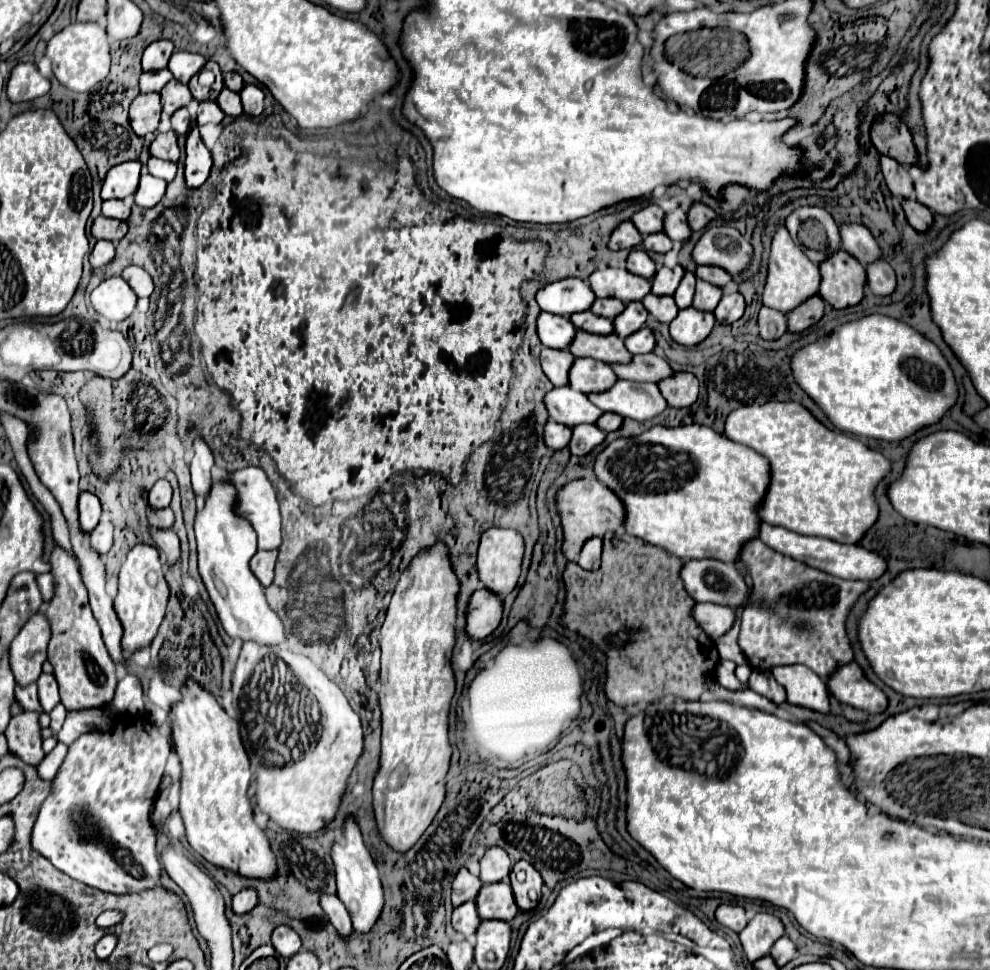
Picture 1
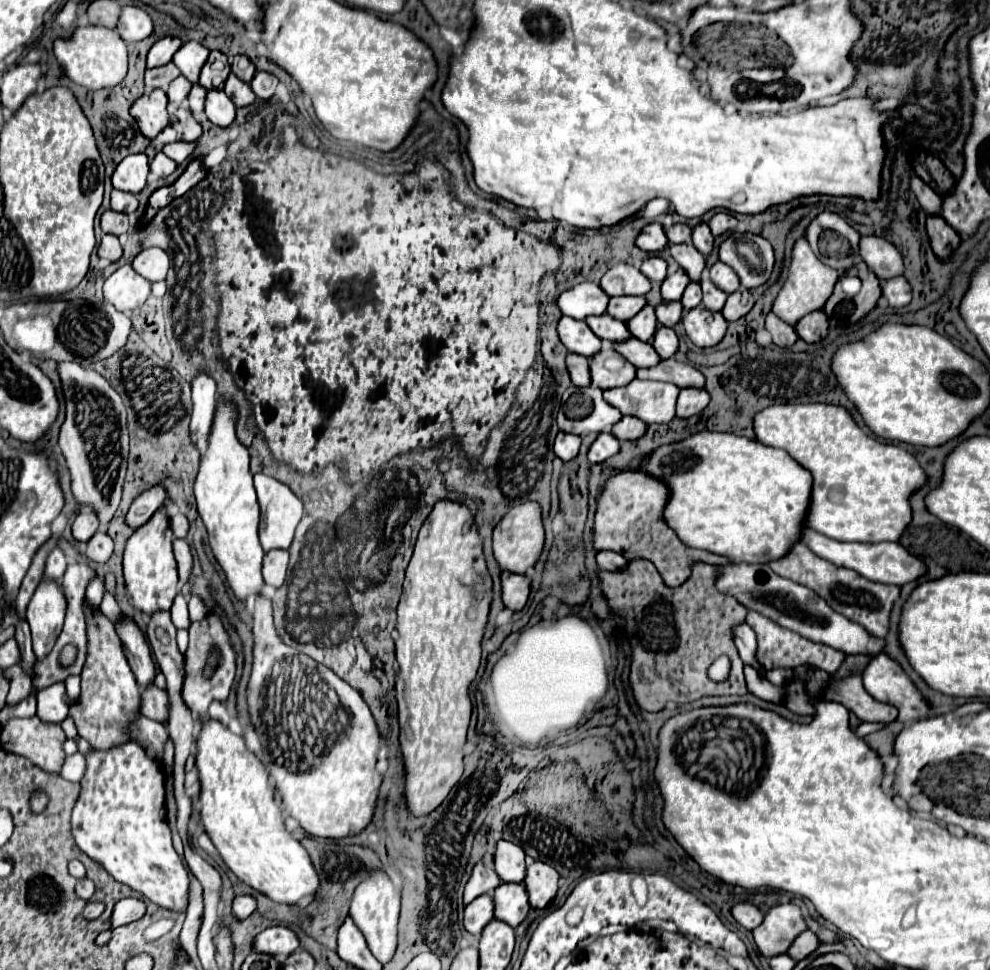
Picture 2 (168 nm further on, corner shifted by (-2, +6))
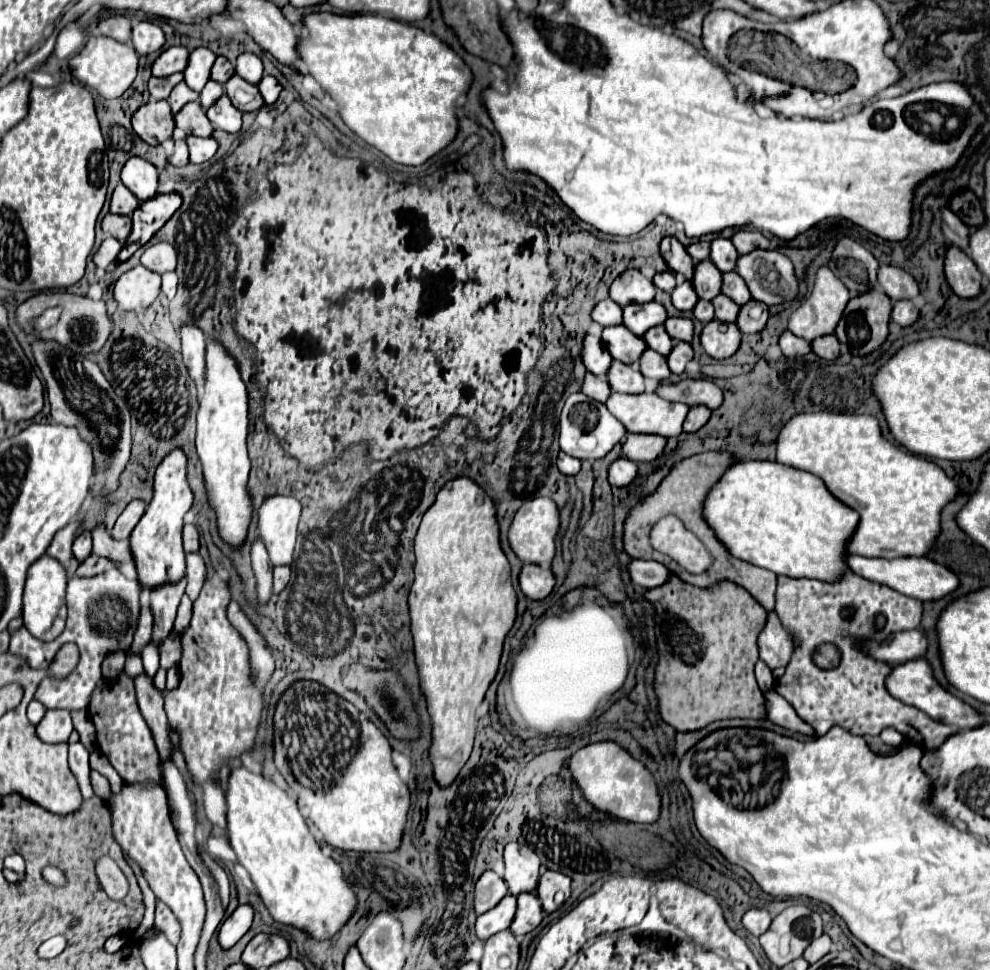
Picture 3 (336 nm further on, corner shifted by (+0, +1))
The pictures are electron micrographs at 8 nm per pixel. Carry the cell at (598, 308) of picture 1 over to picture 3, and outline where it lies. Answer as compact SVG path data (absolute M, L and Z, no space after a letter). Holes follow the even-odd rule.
M648 301L648 303L630 303L622 307L622 323L634 333L634 335L644 335L648 327L662 325L666 321L666 311L660 303Z

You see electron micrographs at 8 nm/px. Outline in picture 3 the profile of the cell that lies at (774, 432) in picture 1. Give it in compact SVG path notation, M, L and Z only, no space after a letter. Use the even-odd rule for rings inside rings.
M829 409L798 413L786 421L776 435L776 461L818 475L840 503L860 515L846 549L864 557L922 557L940 533L940 509L958 493L956 483L948 479L936 463L918 459L916 455L886 441L880 433L878 419L870 415L848 415Z

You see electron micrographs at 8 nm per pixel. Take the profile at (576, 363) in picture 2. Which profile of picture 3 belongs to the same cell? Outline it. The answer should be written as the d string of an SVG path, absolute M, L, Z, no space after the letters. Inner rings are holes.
M586 373L580 391L582 391L584 395L588 395L590 399L596 399L596 401L604 403L604 401L608 399L608 395L610 395L610 385L608 385L608 381L606 381L604 377Z

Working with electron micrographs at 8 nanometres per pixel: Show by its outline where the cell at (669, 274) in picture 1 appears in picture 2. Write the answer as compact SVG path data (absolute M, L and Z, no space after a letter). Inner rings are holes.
M678 268L674 274L670 274L670 276L662 282L662 298L664 298L666 302L680 300L688 284L690 284L690 278L686 278L686 272L684 272L682 268Z

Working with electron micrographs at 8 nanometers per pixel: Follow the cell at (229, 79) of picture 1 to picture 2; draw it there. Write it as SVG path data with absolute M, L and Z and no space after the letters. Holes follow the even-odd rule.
M234 56L234 58L232 58L232 72L234 72L238 78L242 78L244 82L252 82L252 78L254 78L254 74L256 74L256 68L254 68L254 64L250 62L248 56Z

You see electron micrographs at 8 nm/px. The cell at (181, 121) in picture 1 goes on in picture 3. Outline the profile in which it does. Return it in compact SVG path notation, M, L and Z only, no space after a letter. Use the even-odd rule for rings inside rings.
M208 81L200 93L200 105L204 105L208 109L220 95L224 95L224 85L220 85L216 81Z

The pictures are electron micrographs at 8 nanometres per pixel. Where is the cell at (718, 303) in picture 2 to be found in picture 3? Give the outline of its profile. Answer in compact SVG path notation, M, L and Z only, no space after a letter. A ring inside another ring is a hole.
M716 295L716 299L712 299L712 305L714 305L714 311L716 311L716 319L718 321L736 321L736 315L740 311L740 305L736 305L732 299L728 299L726 295Z

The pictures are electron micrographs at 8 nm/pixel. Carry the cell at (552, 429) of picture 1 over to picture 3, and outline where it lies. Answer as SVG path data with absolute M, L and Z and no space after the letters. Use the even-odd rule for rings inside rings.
M560 451L556 465L558 465L558 469L560 469L564 475L576 475L576 473L580 471L580 459L570 457L570 455L566 455L564 451Z

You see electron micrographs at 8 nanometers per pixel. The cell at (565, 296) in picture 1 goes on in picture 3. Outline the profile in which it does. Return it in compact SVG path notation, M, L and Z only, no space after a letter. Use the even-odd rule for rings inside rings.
M604 299L602 303L596 303L596 307L592 307L590 315L592 315L592 321L596 321L602 327L622 323L622 307L616 305L612 299Z

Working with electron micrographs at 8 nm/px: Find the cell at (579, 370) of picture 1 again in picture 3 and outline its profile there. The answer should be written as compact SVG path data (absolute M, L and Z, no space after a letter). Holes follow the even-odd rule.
M620 361L612 363L606 379L608 379L612 391L618 391L618 393L642 393L644 391L642 373L636 367L620 363Z

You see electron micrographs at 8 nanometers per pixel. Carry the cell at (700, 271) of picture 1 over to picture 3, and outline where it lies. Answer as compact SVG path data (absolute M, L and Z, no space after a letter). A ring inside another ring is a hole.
M734 271L722 273L722 293L738 305L750 301L750 293L748 293L748 287L746 287L744 279Z

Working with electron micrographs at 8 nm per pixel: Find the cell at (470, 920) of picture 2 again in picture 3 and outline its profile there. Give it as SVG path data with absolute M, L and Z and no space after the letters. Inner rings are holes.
M506 895L496 907L492 907L490 911L478 915L476 917L476 925L474 925L478 939L486 941L490 935L508 929L510 923L512 923L514 911L516 911L516 897L514 895Z

